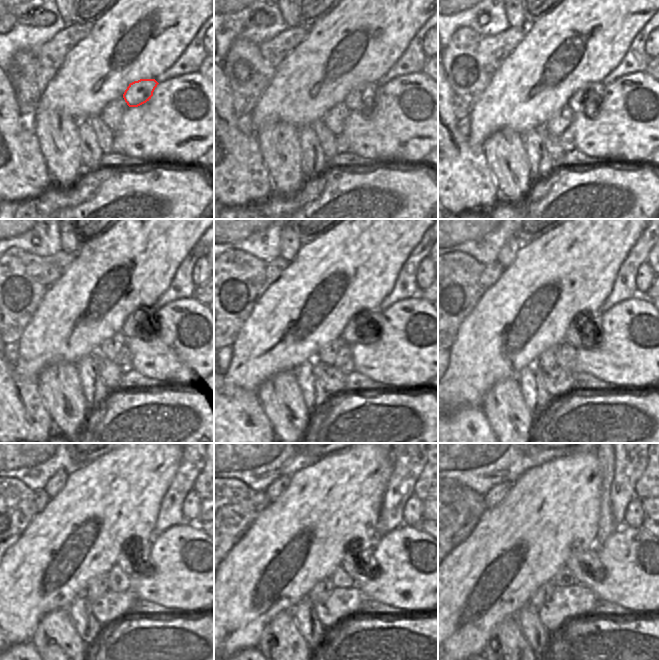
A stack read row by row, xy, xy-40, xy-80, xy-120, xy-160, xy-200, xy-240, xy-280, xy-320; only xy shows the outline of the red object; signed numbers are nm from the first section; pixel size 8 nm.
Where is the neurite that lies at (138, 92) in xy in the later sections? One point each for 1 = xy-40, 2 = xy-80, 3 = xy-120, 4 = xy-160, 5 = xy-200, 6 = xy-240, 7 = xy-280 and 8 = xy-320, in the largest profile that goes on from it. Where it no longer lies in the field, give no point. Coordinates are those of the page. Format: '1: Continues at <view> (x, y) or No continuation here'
1: Continues at xy-40 (360, 98)
2: Continues at xy-80 (578, 104)
3: Continues at xy-120 (130, 328)
4: Continues at xy-160 (354, 332)
5: Continues at xy-200 (579, 334)
6: Continues at xy-240 (129, 562)
7: Continues at xy-280 (358, 565)
8: Continues at xy-320 (584, 565).

